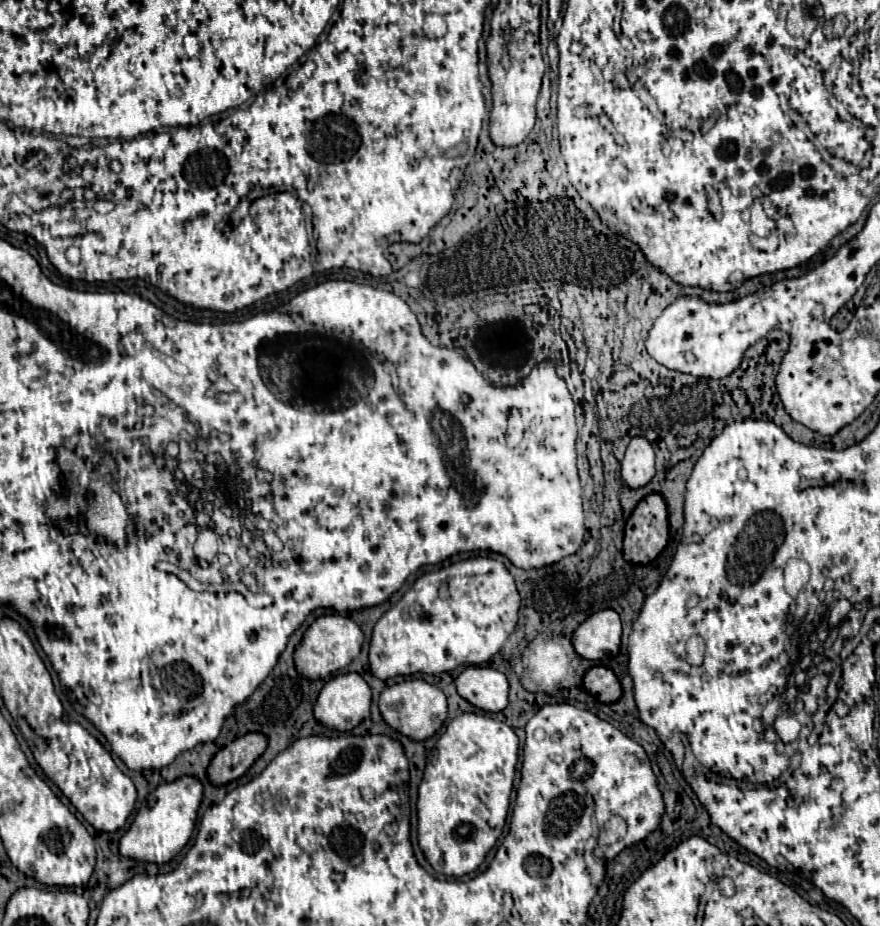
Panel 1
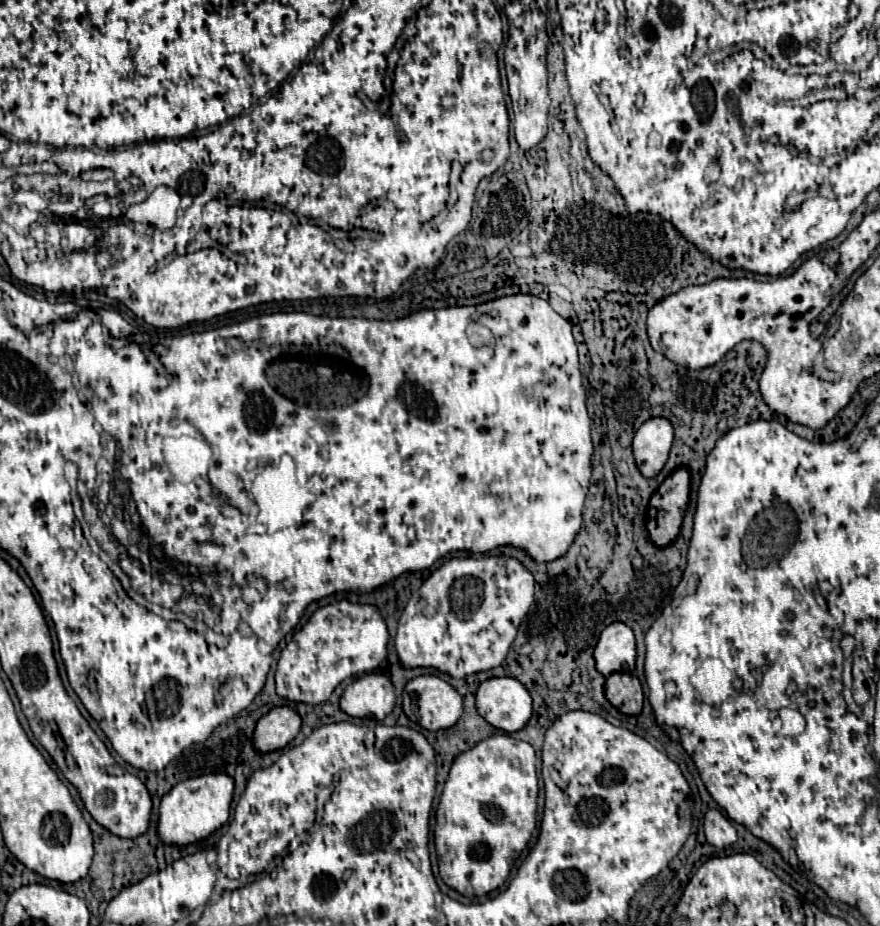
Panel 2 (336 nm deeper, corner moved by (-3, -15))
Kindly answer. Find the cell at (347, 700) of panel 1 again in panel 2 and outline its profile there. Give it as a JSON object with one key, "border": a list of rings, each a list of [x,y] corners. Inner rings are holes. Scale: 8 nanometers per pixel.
{"border":[[[382,673],[358,677],[340,697],[340,707],[352,717],[376,717],[382,721],[396,705],[392,681]]]}

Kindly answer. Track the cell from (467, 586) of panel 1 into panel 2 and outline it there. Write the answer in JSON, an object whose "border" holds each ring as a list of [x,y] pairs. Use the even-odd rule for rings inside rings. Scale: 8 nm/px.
{"border":[[[489,554],[481,555],[478,557],[462,557],[451,558],[450,561],[446,561],[440,569],[436,569],[424,583],[422,587],[418,589],[416,597],[412,595],[400,621],[398,621],[398,633],[396,633],[396,651],[398,651],[398,657],[402,661],[404,667],[434,667],[442,673],[450,673],[452,677],[460,679],[460,677],[468,677],[468,675],[474,675],[474,673],[480,673],[480,671],[486,671],[486,669],[494,669],[498,667],[506,655],[508,655],[508,649],[516,637],[516,631],[520,627],[520,621],[526,617],[530,605],[534,603],[534,575],[522,565],[522,561],[514,559],[514,557],[507,557],[504,555],[492,556]]]}

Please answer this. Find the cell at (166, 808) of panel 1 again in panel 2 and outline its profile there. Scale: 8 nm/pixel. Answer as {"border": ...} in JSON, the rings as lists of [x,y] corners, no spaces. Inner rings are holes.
{"border":[[[208,773],[180,781],[164,795],[160,803],[160,821],[158,835],[164,843],[188,845],[200,839],[206,839],[210,833],[220,829],[230,817],[230,803],[234,797],[234,779],[226,773]]]}

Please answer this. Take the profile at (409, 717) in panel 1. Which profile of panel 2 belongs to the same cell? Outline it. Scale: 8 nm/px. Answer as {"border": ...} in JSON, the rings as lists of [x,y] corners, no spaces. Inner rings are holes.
{"border":[[[420,675],[416,679],[412,679],[406,689],[404,689],[404,709],[408,705],[418,707],[418,723],[428,729],[428,731],[438,731],[438,729],[448,729],[452,727],[460,715],[462,715],[462,697],[460,693],[446,681],[442,681],[436,675]]]}

